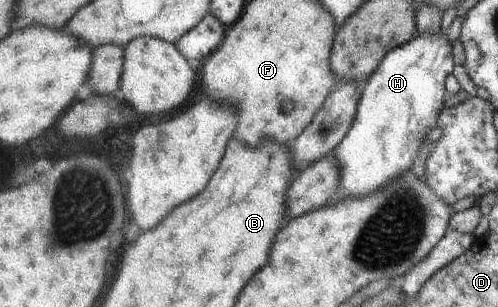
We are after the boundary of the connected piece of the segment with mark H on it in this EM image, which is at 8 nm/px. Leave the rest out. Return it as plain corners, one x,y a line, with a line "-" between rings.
445,30
435,34
423,33
414,37
411,42
394,48
383,59
382,66
361,87
358,111
349,129
348,135
341,144
331,152
340,162
340,187
345,196
366,197
381,191
389,183
399,178
399,175
413,168
413,160
417,158
419,148
427,134
435,128
438,116
443,106
443,82
447,74
451,74
451,46
445,40

